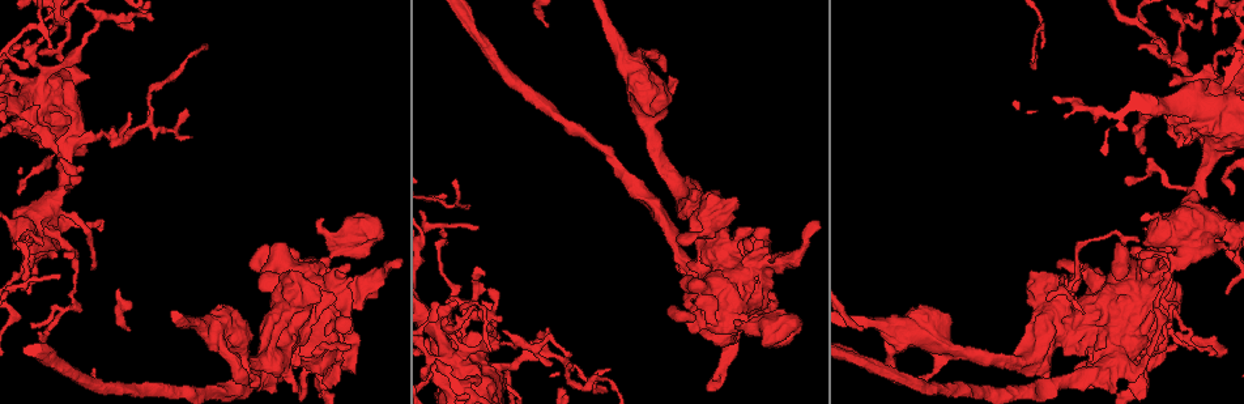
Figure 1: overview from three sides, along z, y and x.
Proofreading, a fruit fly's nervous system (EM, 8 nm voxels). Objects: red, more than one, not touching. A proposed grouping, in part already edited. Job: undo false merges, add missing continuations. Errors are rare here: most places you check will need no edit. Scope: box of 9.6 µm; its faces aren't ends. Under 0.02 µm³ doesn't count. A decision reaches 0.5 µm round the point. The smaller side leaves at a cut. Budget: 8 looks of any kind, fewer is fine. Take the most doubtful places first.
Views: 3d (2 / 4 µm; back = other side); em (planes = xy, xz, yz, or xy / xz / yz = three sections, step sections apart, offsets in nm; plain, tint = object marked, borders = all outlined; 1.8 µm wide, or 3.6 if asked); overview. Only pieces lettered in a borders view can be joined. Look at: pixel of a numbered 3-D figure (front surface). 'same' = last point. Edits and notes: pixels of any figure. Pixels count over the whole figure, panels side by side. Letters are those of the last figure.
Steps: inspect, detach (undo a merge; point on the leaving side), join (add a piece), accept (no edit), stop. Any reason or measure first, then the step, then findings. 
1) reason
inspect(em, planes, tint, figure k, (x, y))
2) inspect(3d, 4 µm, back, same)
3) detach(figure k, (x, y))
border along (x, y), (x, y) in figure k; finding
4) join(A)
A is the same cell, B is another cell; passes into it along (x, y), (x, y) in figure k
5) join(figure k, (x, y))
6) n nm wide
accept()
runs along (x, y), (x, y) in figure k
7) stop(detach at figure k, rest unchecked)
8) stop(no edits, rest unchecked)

sudden change in width
inspect(3d, 4 µm, figure 1, (322, 361))

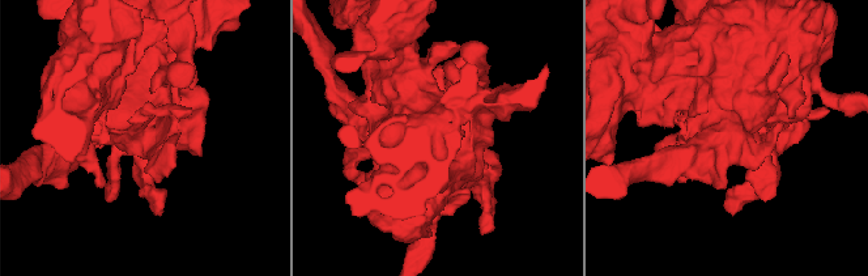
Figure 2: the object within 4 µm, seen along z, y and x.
inspect(em, 3.6 µm, planes, tint, figure 2, (147, 133))

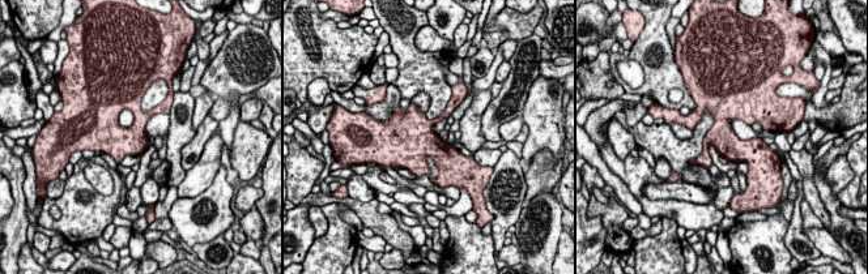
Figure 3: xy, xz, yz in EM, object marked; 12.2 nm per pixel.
what lies round it
inspect(em, 3.6 µm, planes, borders, same)

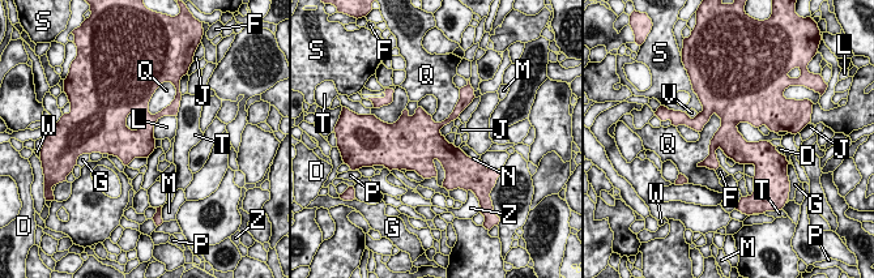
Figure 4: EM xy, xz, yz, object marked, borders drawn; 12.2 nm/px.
accept()
D, F, G, J, L, M, N, P, Q, S, T, V, W and Z are other cells; runs along (728, 103), (729, 136), (758, 165) in figure 4; all the same neuron

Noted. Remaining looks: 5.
abrupt turn
inspect(em, 3.6 µm, planes, tint, figure 1, (1205, 225))

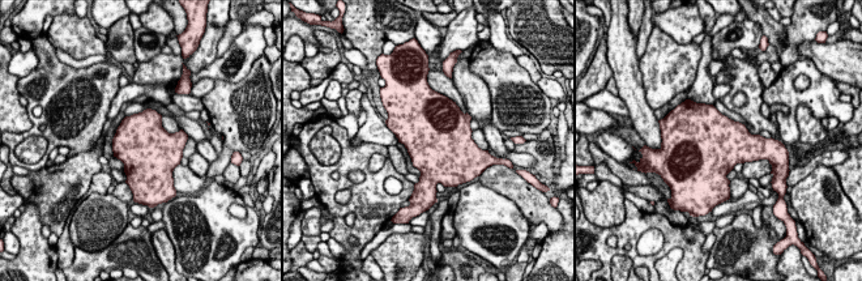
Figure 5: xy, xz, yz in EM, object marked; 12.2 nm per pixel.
inspect(em, 3.6 µm, planes, borders, same)

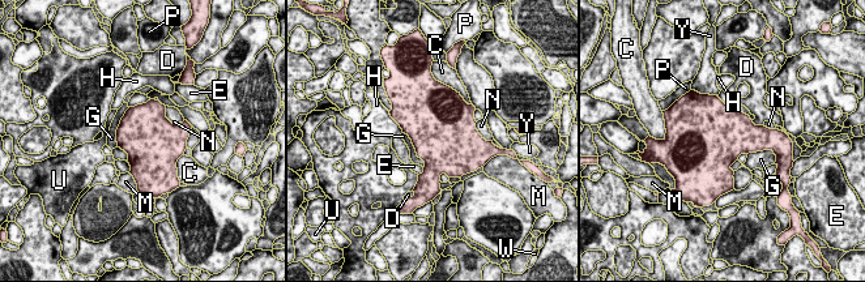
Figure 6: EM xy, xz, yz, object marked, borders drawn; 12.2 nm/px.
accept()
C, D, E, G, H, M, N, P, U, W and Y are other cells; border along (118, 146), (127, 154), (128, 161) in figure 6; continuous, no second neuron

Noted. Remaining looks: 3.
inspect(3d, 4 µm, figure 1, (286, 265))

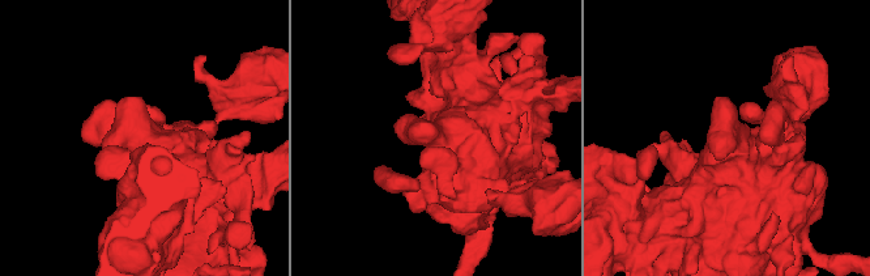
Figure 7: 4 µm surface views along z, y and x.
inspect(em, yz, step 4, tint, figure 7, (144, 134))

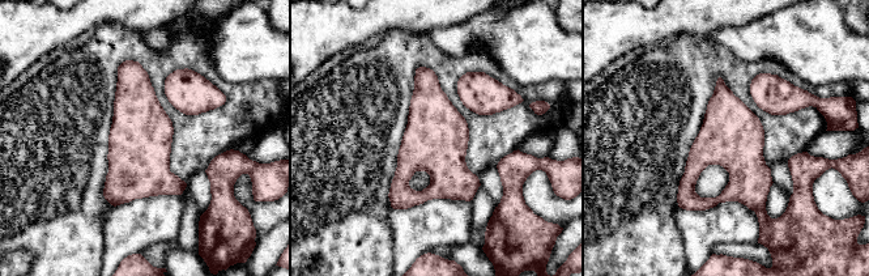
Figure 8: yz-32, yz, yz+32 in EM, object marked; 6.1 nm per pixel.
another direction
inspect(em, planes, borders, same)

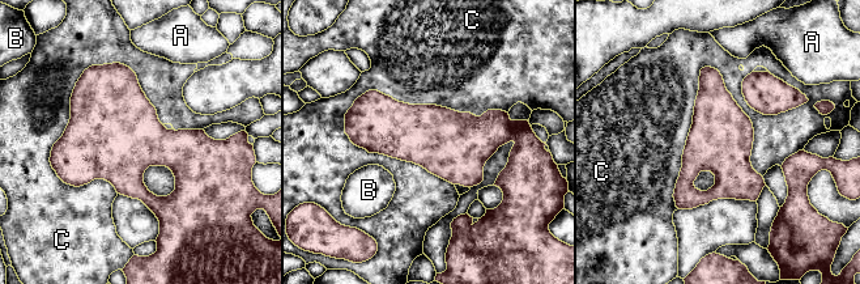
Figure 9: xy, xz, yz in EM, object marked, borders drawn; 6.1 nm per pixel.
400 nm wide
accept()
A, B and C are other cells; border along (507, 111), (366, 90), (344, 132) in figure 9; continuous, no second neuron

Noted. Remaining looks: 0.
stop(no edits, rest unchecked)

